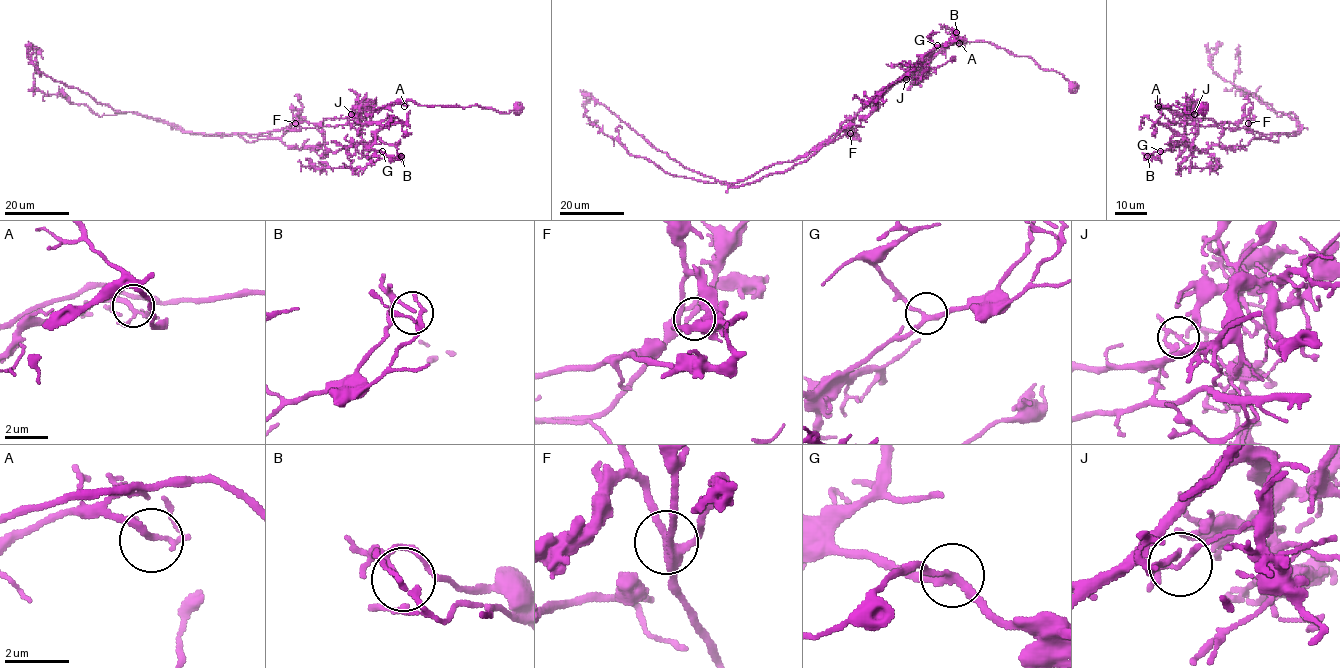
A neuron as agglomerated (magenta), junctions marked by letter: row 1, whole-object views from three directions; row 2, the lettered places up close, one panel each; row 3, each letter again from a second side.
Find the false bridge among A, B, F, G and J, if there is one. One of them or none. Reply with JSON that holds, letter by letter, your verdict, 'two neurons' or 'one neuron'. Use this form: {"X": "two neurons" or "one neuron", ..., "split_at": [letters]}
{"A": "one neuron", "B": "one neuron", "F": "one neuron", "G": "one neuron", "J": "two neurons", "split_at": ["J"]}

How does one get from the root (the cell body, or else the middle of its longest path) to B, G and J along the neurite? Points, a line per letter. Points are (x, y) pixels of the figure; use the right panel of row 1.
B: (1201, 108), (1186, 113), (1174, 105), (1156, 106), (1157, 100), (1174, 114), (1173, 136), (1159, 156), (1147, 156)
G: (1201, 108), (1186, 113), (1174, 105), (1156, 106), (1157, 100), (1174, 114), (1170, 147), (1160, 151)
J: (1201, 108), (1186, 113), (1184, 108), (1156, 106), (1156, 102), (1187, 119), (1194, 114)

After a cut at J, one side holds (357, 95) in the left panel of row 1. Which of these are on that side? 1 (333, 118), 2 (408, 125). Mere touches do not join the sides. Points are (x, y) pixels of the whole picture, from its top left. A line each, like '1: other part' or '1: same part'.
1: same part
2: other part

